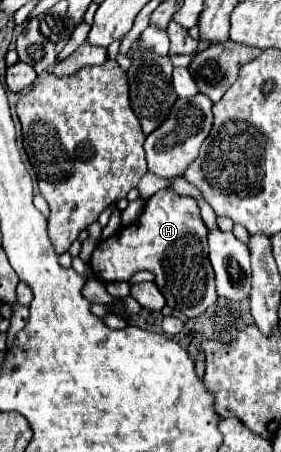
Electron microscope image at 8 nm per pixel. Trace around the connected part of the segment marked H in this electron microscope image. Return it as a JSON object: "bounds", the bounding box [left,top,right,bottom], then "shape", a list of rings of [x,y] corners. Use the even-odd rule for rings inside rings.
{"bounds":[89,190,216,318],"shape":[[[160,190],[156,192],[148,202],[138,218],[136,226],[120,228],[114,236],[102,240],[96,246],[89,260],[92,272],[102,282],[128,282],[132,274],[138,270],[152,270],[156,274],[156,282],[160,292],[164,294],[170,308],[182,312],[188,318],[200,316],[208,306],[216,302],[216,290],[214,290],[214,272],[208,262],[208,228],[200,218],[200,206],[198,200],[192,196],[180,196],[172,190]]]}

